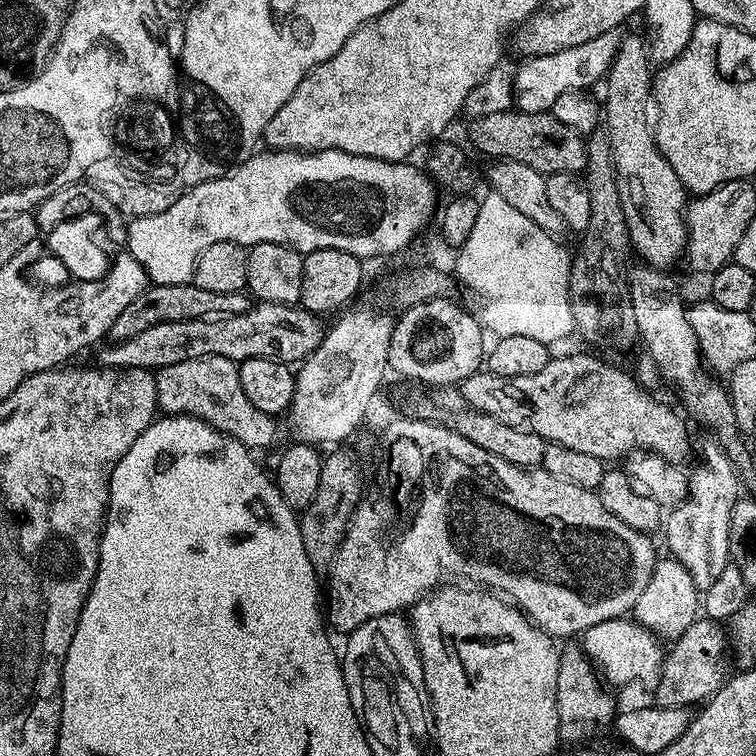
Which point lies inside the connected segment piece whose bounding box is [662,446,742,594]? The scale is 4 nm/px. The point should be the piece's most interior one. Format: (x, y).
(698, 530)

